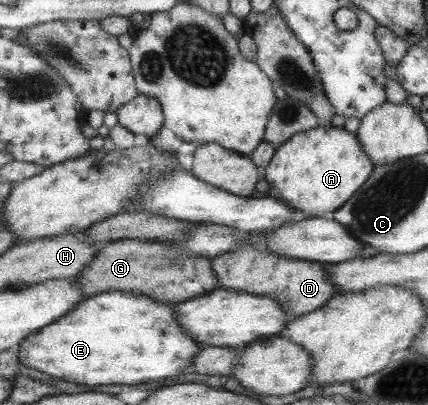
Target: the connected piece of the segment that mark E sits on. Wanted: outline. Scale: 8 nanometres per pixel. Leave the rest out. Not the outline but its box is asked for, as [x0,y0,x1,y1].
[18,291,201,384]

